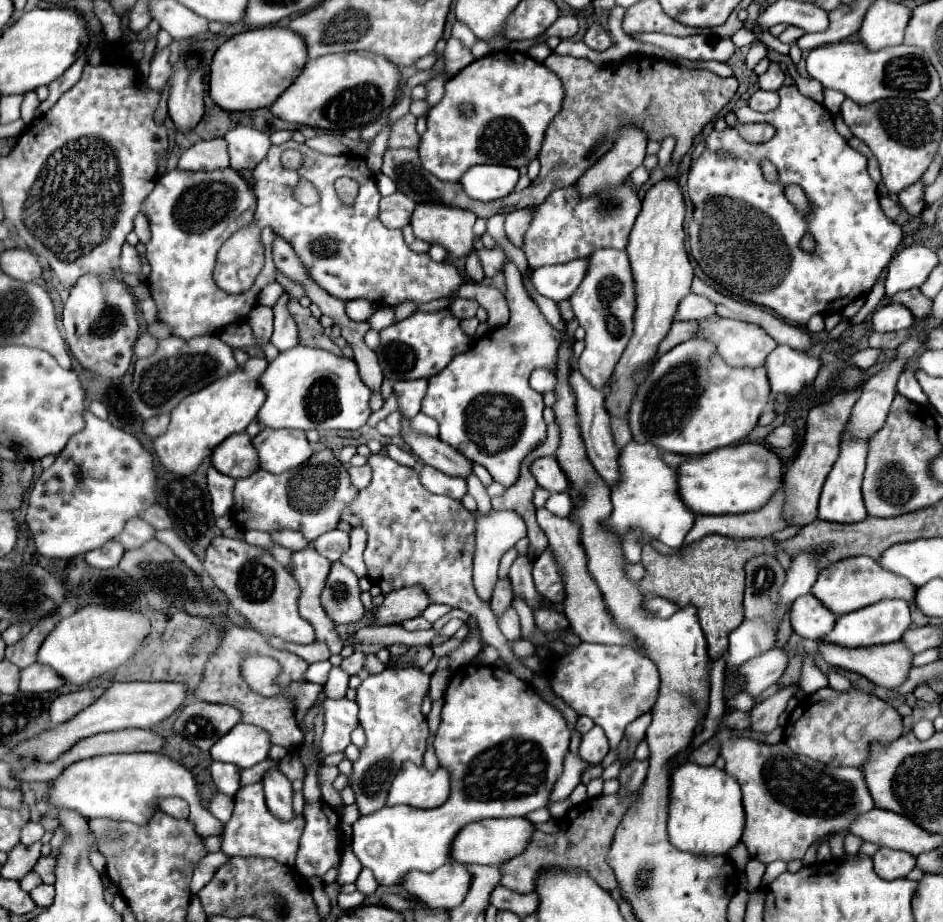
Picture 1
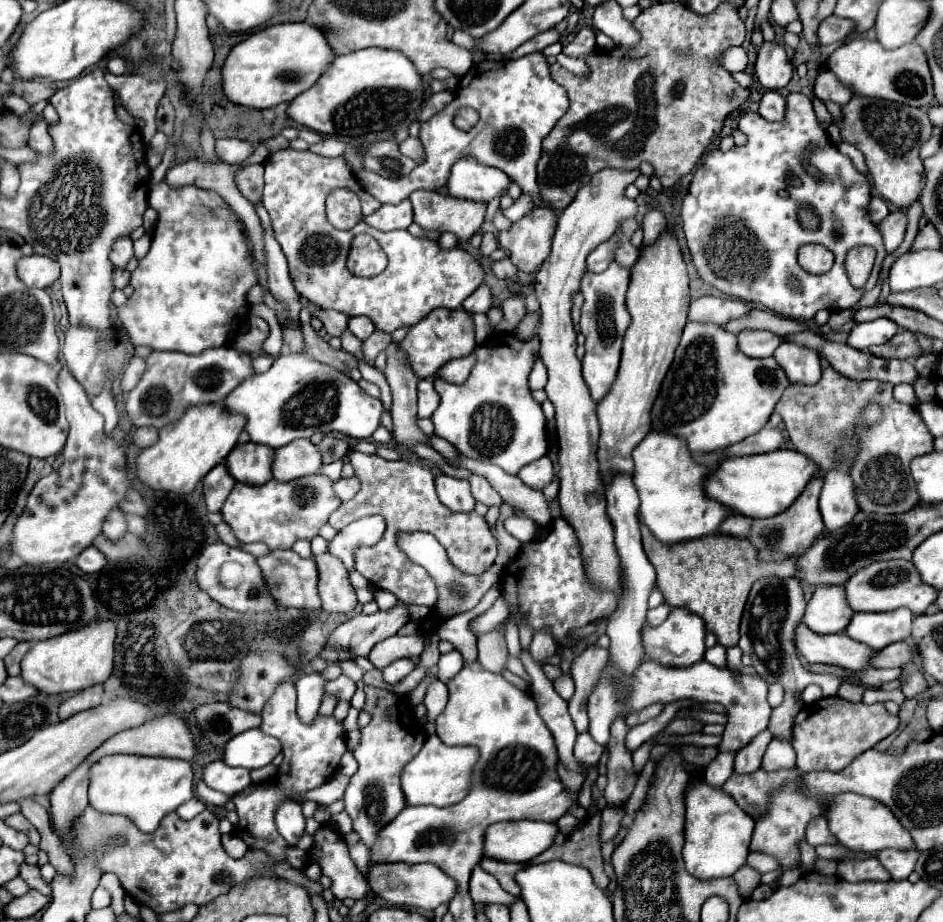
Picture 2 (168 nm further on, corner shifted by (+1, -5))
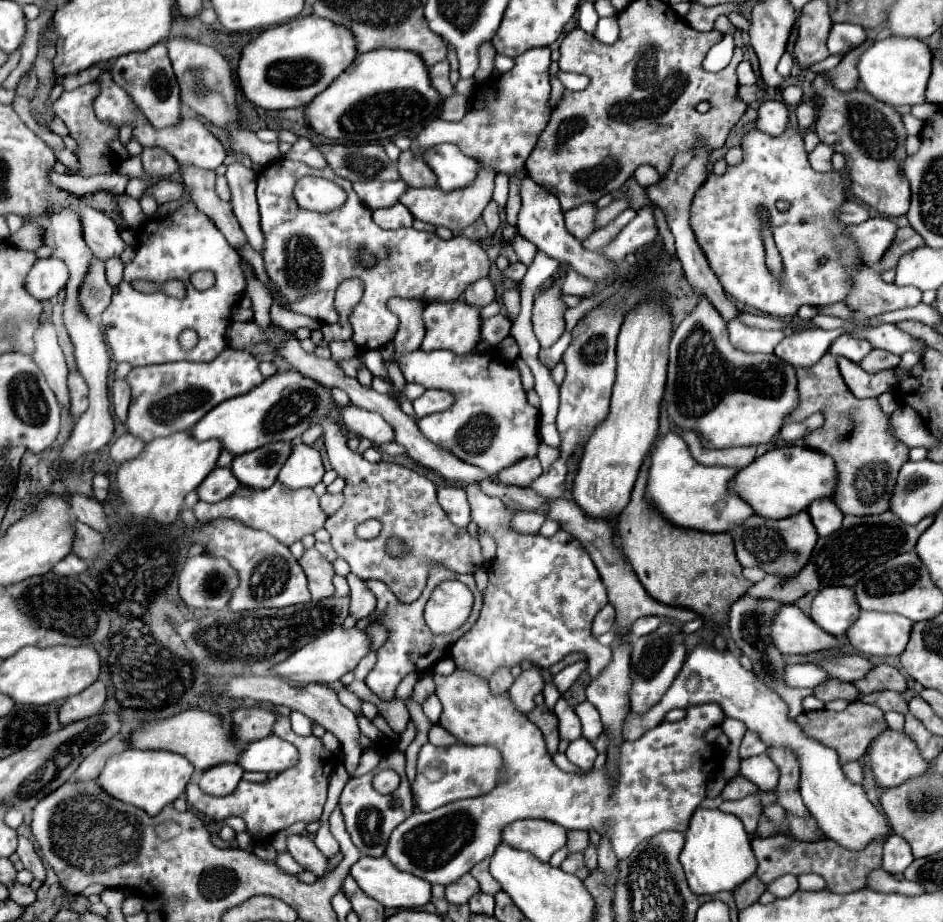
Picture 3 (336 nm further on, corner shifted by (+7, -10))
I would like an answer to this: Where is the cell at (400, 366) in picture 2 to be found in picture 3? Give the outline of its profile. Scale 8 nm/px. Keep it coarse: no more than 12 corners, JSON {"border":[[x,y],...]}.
{"border":[[391,298],[389,310],[399,316],[393,340],[395,358],[413,352],[425,336],[425,300]]}

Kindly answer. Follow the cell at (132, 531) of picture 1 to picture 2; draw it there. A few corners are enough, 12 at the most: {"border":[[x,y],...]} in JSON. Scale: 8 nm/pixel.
{"border":[[121,509],[109,513],[103,535],[111,541],[127,533],[127,521]]}

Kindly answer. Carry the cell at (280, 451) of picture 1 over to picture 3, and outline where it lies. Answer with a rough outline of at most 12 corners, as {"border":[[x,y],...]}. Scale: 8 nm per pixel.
{"border":[[297,444],[279,472],[289,488],[313,488],[325,474],[321,454]]}

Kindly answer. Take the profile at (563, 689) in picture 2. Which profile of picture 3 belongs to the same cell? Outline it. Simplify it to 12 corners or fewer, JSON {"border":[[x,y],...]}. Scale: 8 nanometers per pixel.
{"border":[[563,698],[553,712],[559,718],[559,738],[573,742],[581,722]]}

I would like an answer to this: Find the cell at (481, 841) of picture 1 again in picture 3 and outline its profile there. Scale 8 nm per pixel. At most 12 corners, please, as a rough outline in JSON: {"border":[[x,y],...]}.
{"border":[[517,820],[503,842],[549,862],[567,830],[549,820]]}

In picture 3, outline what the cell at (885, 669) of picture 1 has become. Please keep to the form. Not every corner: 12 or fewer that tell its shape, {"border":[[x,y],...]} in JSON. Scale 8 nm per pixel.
{"border":[[793,604],[781,606],[771,636],[781,654],[841,646]]}

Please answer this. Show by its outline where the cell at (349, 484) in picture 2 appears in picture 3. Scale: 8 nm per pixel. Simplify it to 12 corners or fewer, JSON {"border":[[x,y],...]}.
{"border":[[343,494],[321,496],[321,510],[335,514],[343,504]]}

